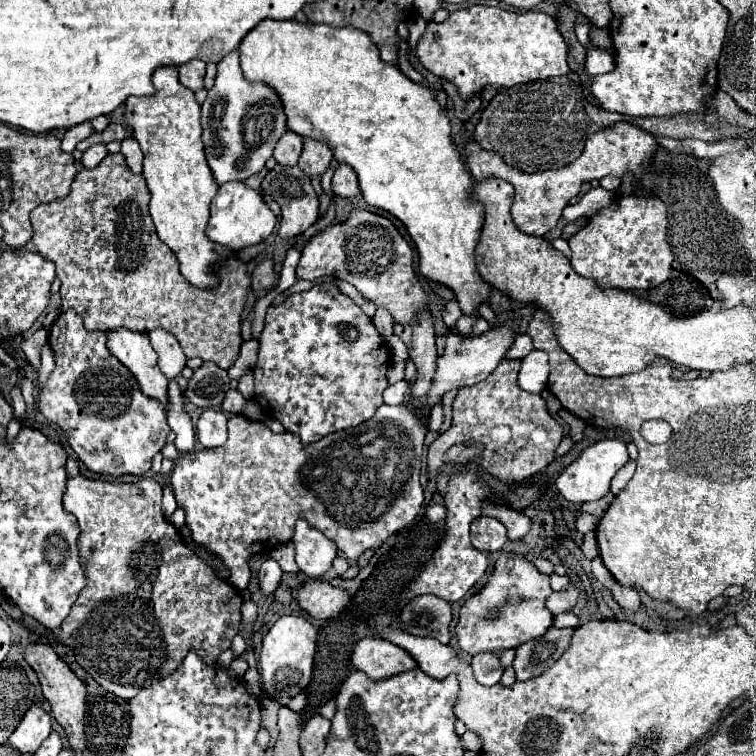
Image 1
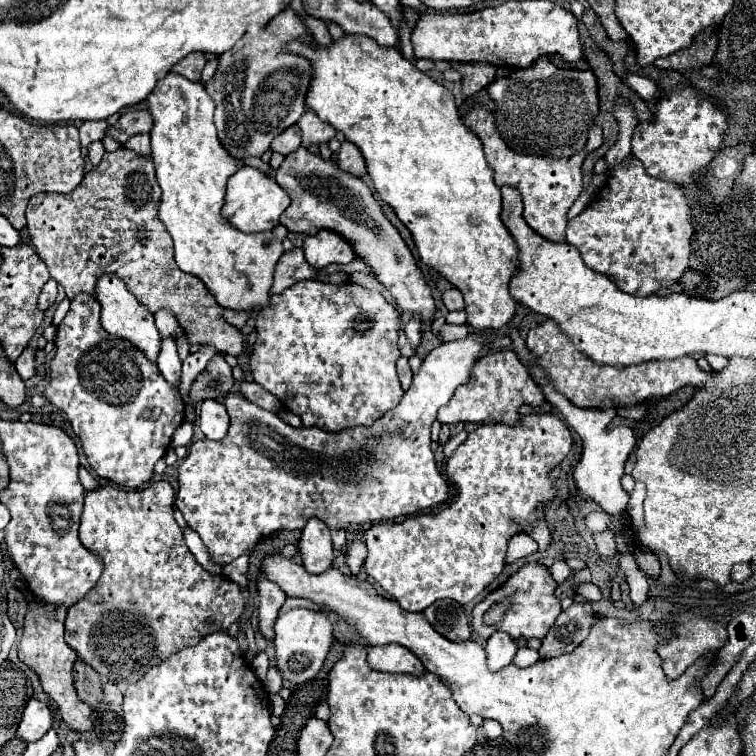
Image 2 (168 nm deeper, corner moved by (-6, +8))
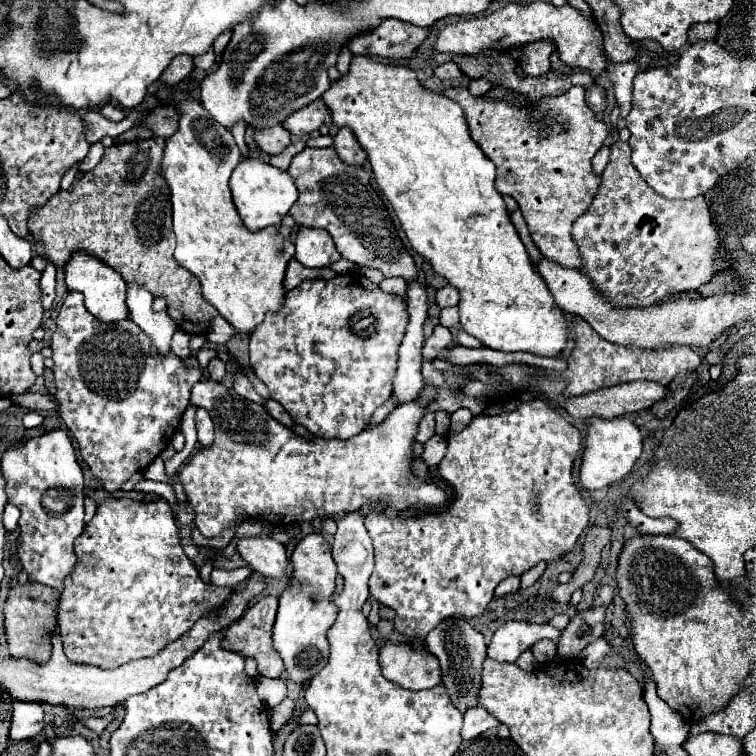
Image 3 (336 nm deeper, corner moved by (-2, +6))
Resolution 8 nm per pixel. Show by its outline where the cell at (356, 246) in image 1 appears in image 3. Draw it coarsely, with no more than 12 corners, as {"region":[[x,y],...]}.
{"region":[[301,227],[295,259],[329,267],[341,259],[325,229]]}

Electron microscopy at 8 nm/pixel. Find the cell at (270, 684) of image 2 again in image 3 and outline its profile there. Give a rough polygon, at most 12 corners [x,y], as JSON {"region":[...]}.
{"region":[[277,597],[251,605],[229,625],[221,647],[257,661],[279,679],[285,671],[271,641]]}

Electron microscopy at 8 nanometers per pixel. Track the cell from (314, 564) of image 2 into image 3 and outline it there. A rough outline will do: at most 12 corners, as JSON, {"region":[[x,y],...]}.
{"region":[[303,537],[279,597],[273,645],[295,683],[329,659],[337,565]]}

